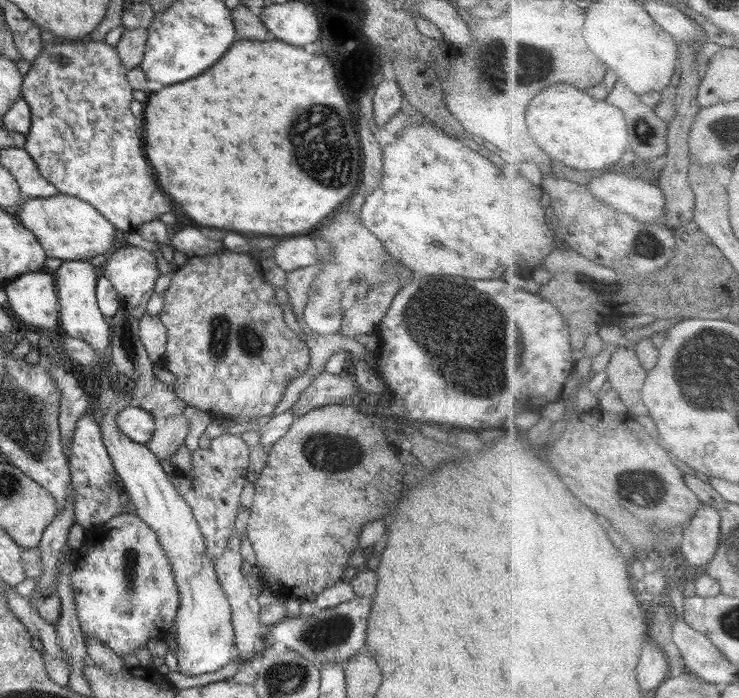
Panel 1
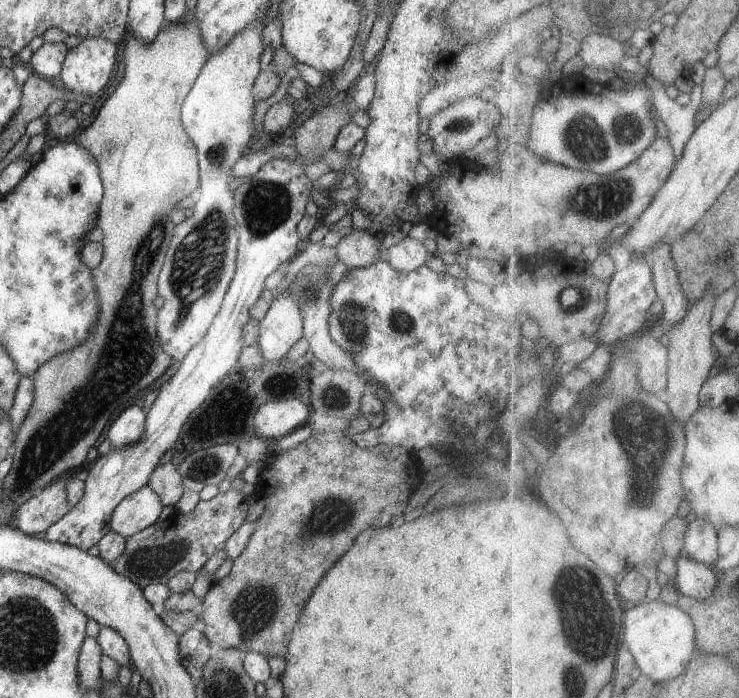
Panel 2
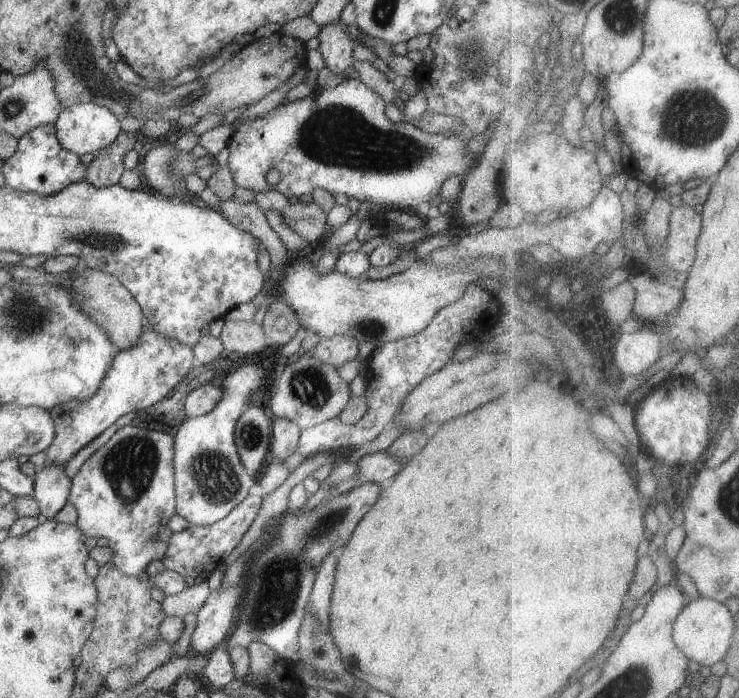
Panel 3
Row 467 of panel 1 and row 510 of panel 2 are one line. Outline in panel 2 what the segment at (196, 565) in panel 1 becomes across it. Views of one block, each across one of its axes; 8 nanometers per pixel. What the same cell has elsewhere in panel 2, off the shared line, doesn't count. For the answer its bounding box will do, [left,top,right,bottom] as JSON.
[109,486,163,539]

